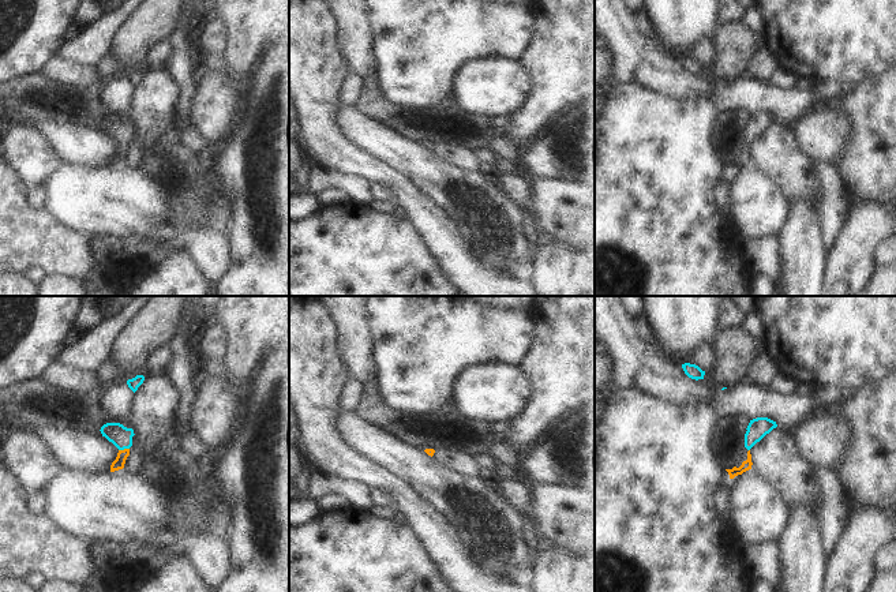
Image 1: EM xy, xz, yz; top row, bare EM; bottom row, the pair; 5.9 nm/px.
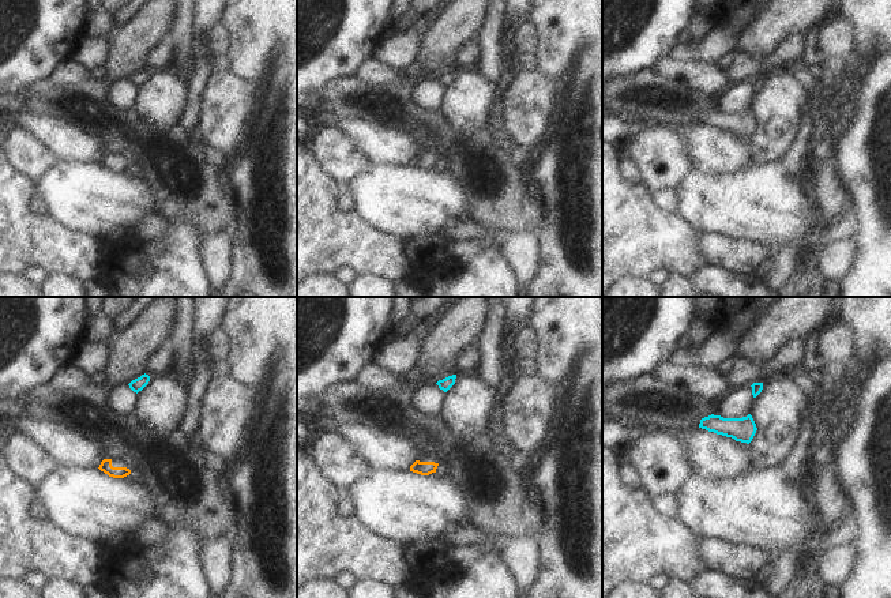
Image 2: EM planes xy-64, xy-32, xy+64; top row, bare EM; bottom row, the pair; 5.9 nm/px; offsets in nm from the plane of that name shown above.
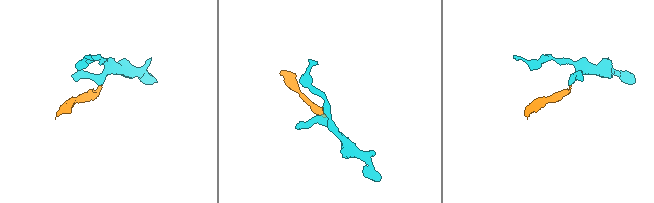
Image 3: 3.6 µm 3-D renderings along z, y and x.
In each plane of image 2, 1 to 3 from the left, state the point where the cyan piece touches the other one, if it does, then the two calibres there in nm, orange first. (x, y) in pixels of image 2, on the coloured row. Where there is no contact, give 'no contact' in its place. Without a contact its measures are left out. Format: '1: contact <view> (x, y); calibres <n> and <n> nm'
1: no contact
2: no contact
3: no contact

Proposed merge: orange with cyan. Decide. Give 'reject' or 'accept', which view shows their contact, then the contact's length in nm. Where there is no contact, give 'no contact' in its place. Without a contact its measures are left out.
accept; contact in xy; length 70 nm

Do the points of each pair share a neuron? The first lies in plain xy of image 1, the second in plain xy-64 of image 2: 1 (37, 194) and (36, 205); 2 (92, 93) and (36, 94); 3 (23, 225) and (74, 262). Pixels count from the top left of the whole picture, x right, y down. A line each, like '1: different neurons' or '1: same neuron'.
1: same neuron
2: same neuron
3: same neuron

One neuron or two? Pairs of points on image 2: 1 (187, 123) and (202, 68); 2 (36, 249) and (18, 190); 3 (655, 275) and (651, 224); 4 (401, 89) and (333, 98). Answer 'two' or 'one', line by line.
1: one
2: one
3: two
4: one

